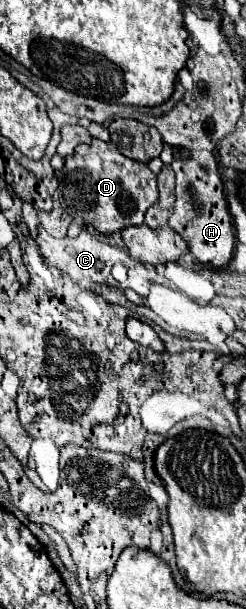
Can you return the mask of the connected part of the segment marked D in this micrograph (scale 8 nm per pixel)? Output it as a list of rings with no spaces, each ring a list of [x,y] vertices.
[[[92,140],[90,144],[80,144],[72,156],[66,158],[64,168],[58,176],[58,202],[62,208],[76,220],[88,226],[94,226],[100,234],[114,234],[128,226],[140,226],[144,222],[144,212],[158,200],[156,188],[156,174],[150,172],[148,164],[140,164],[136,160],[126,158],[114,142]]]

